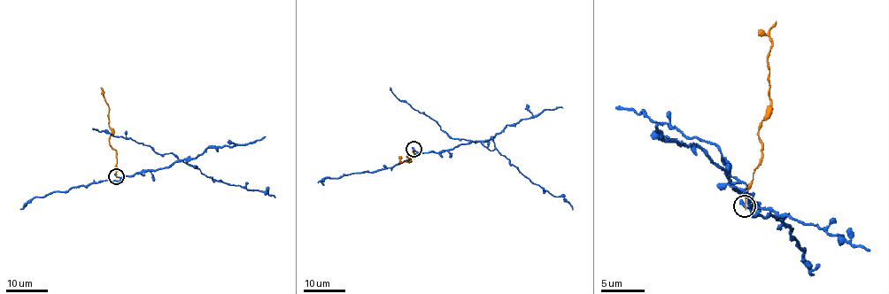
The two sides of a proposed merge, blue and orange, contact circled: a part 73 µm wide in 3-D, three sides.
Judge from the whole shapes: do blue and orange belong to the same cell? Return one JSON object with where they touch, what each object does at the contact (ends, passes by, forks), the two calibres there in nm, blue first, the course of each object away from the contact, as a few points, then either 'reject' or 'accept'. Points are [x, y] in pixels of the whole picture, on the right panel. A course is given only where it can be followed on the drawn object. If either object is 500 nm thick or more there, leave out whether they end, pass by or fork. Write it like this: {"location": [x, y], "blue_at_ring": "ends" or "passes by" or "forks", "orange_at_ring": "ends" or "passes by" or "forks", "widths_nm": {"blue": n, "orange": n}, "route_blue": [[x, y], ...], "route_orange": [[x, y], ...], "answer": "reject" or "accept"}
{"location": [744, 206], "blue_at_ring": "ends", "orange_at_ring": "ends", "widths_nm": {"blue": 360, "orange": 120}, "route_blue": [[745, 206], [751, 200], [734, 187], [730, 174], [760, 206], [869, 251]], "route_orange": [[745, 206], [746, 185], [762, 157], [758, 126], [771, 104], [767, 57], [771, 48], [769, 32], [775, 21]], "answer": "reject"}

